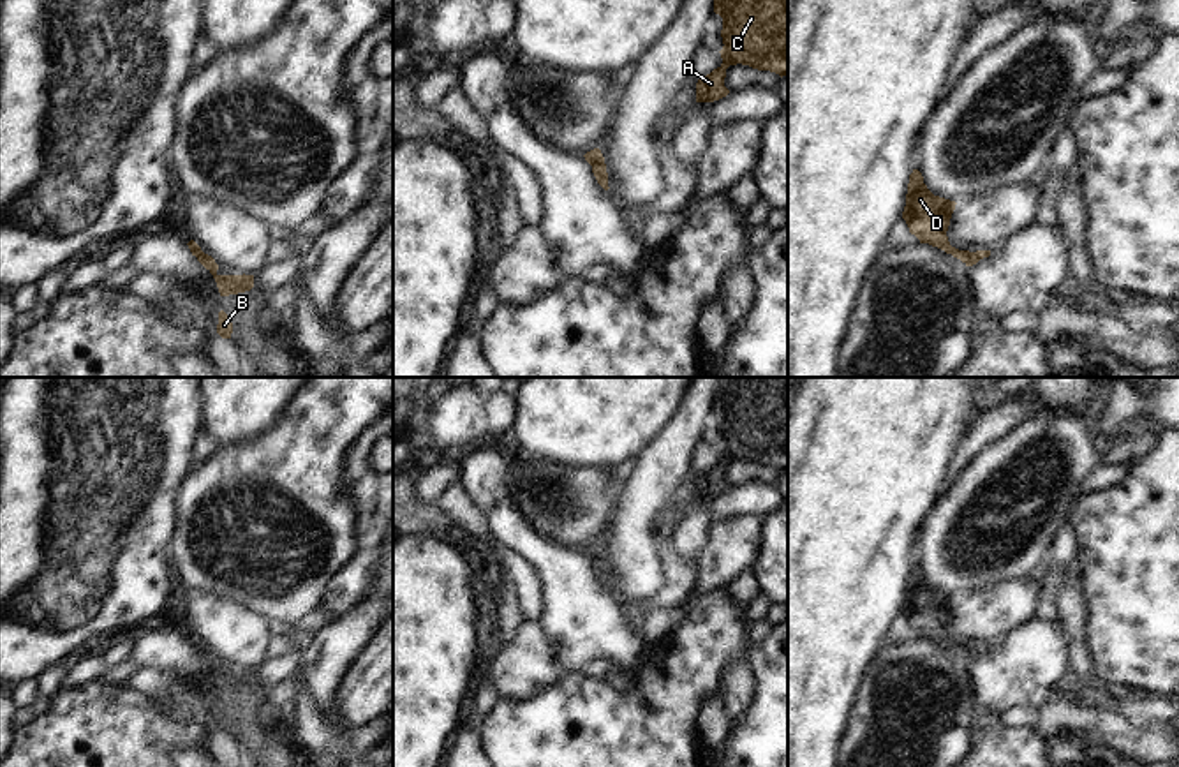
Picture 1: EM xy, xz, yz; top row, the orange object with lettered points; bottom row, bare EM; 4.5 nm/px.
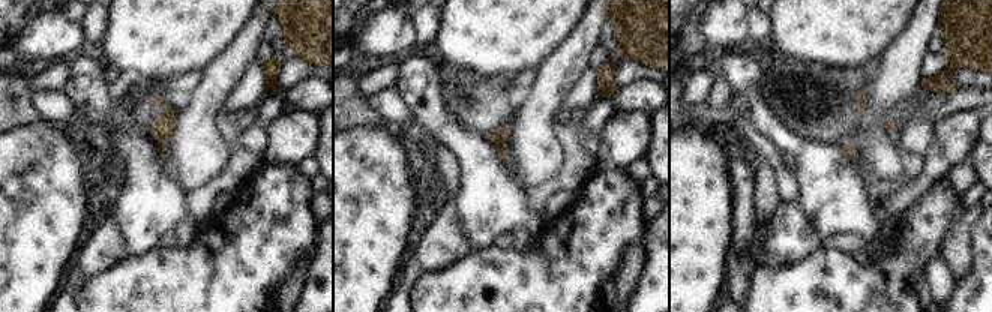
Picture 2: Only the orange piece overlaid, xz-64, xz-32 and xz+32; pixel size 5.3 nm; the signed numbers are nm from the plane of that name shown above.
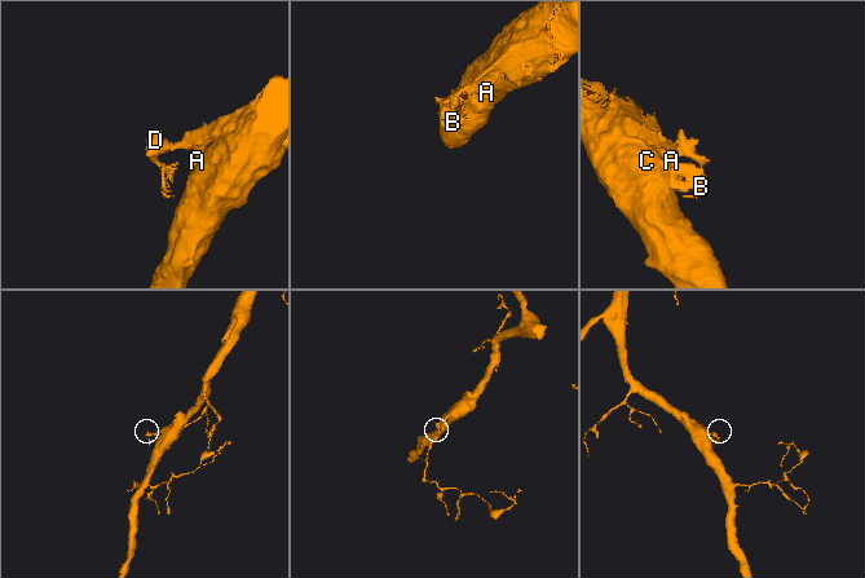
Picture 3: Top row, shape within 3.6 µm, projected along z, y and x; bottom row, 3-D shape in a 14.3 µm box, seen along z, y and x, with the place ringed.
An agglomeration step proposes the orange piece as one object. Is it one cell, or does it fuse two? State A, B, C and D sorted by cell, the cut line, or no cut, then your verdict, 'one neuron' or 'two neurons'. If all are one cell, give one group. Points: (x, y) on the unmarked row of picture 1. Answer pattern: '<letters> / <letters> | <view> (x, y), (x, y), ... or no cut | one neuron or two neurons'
A C D / B | xz (603, 558), (593, 563) | two neurons

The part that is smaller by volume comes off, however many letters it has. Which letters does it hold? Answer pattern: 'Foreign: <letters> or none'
Foreign: B.

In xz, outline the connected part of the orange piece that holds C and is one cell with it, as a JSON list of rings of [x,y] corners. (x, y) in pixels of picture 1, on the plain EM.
[[[717,377],[714,407],[723,413],[723,458],[696,478],[696,497],[714,497],[730,488],[724,481],[730,460],[749,460],[788,471],[788,377]]]

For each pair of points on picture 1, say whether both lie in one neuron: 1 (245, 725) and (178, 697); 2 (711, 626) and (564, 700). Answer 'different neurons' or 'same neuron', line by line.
1: same neuron
2: same neuron

